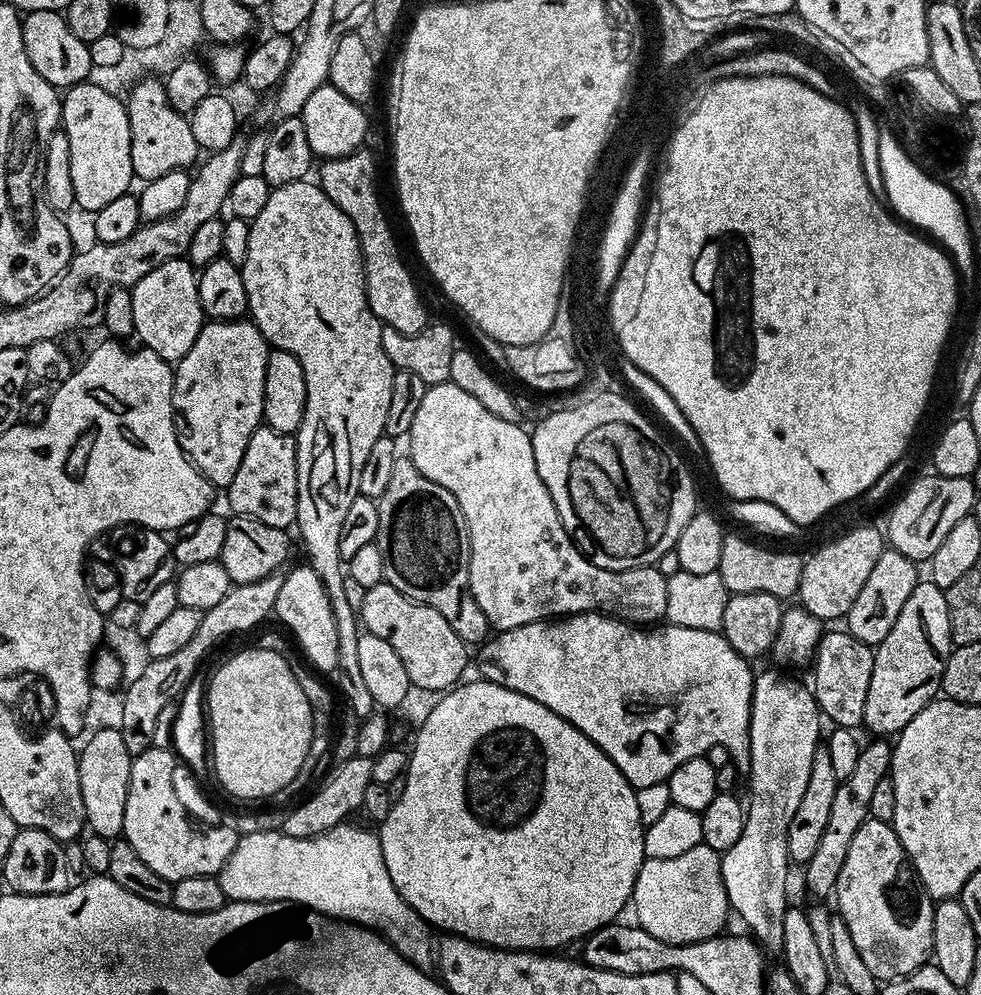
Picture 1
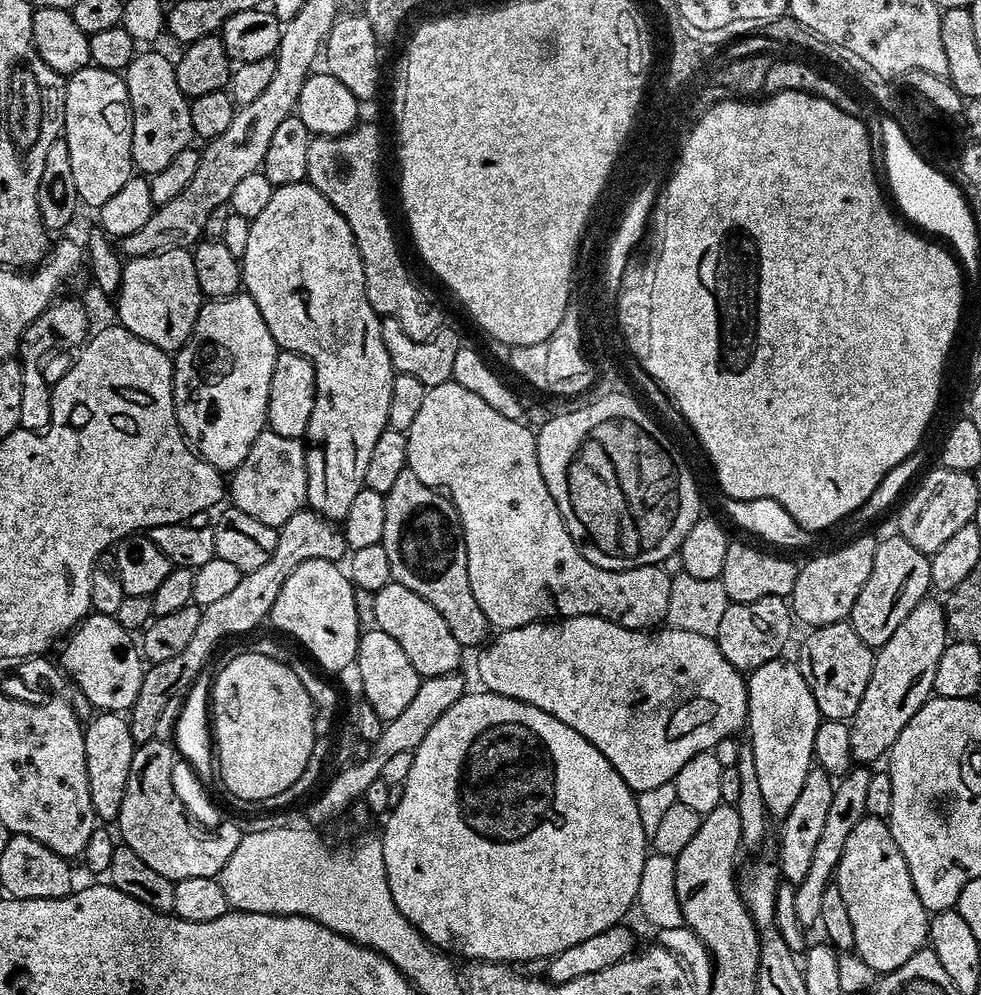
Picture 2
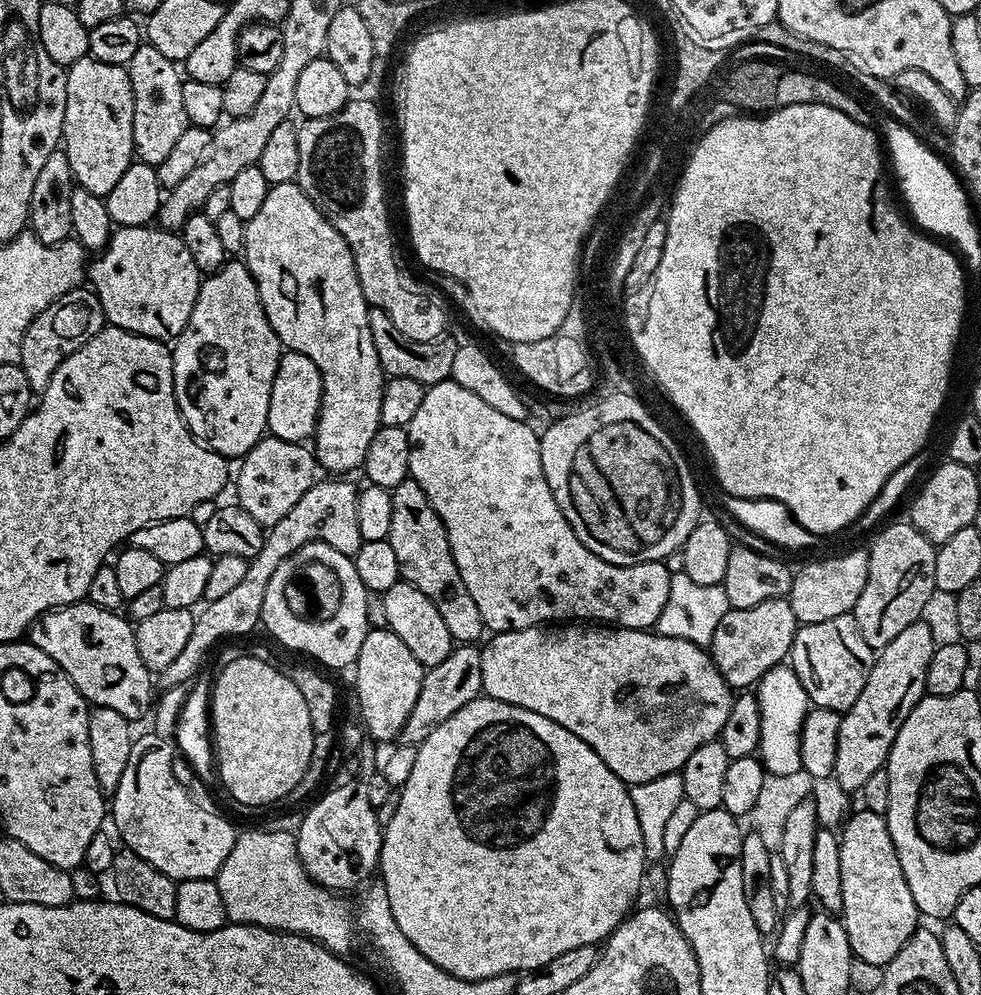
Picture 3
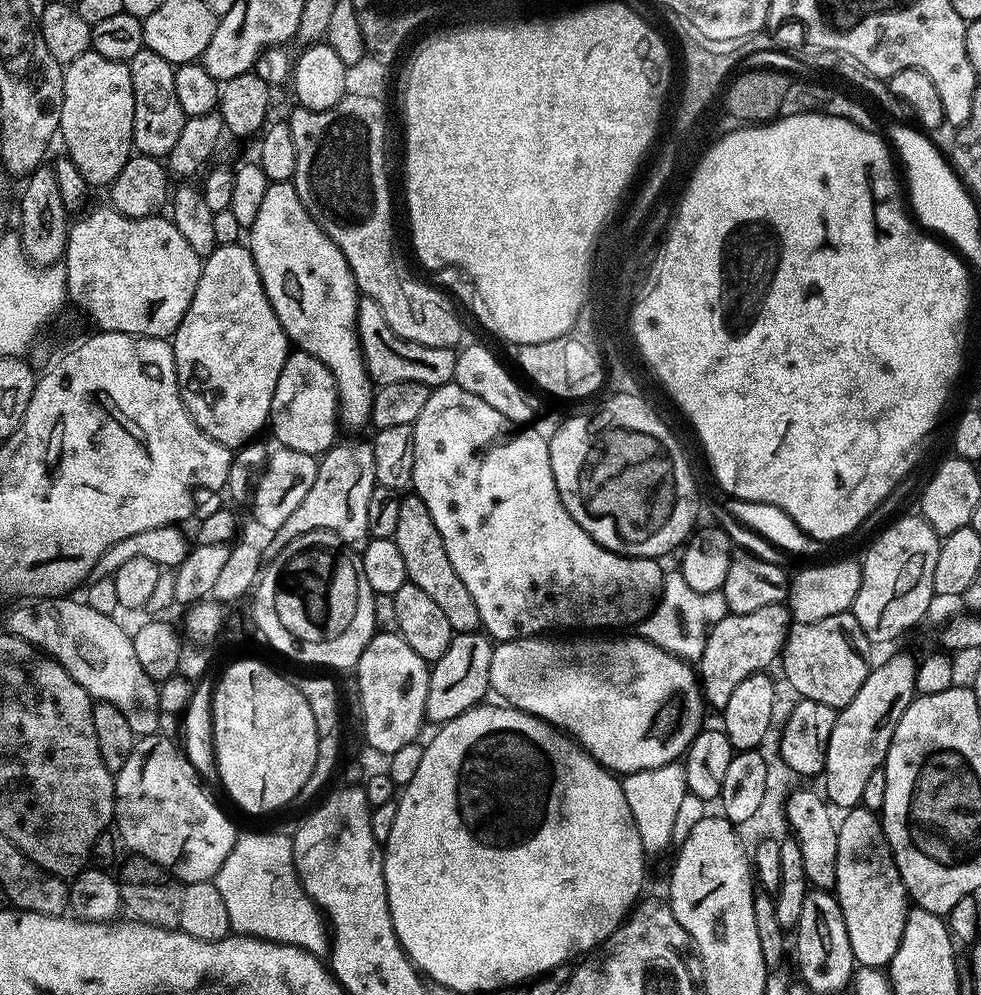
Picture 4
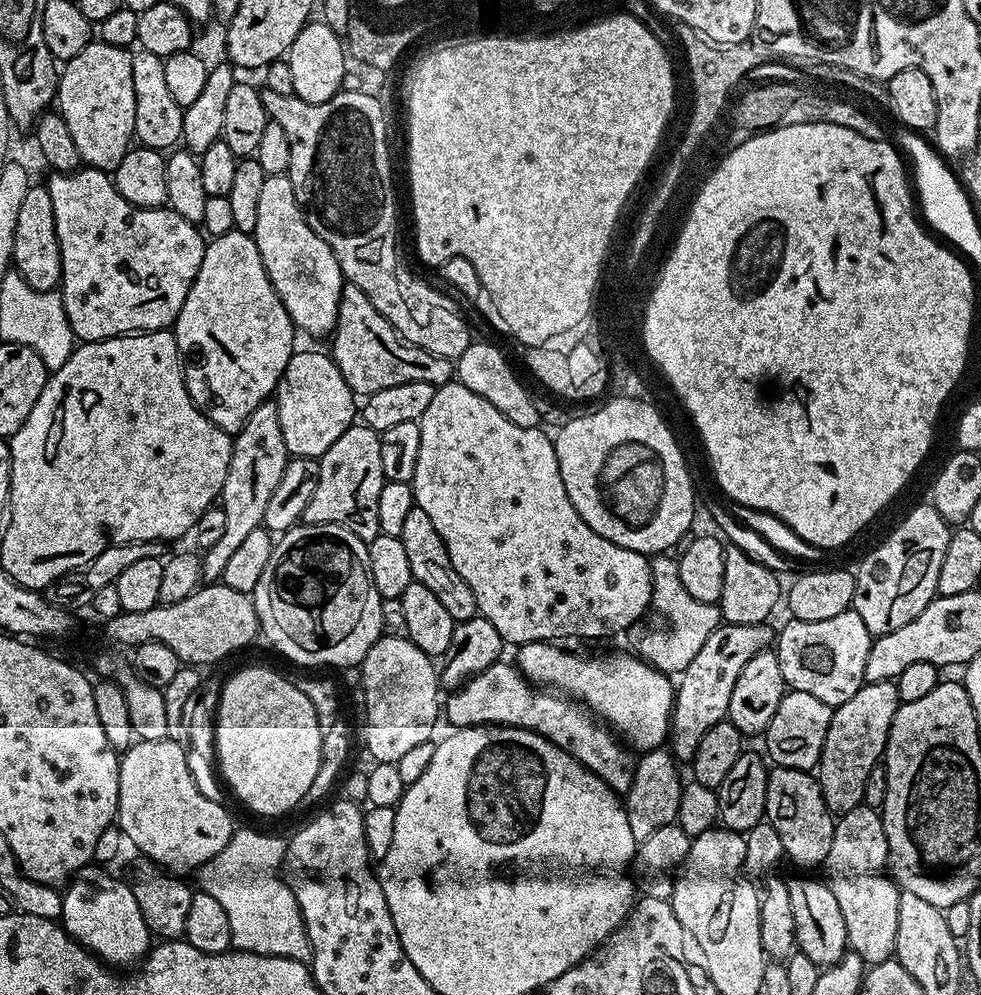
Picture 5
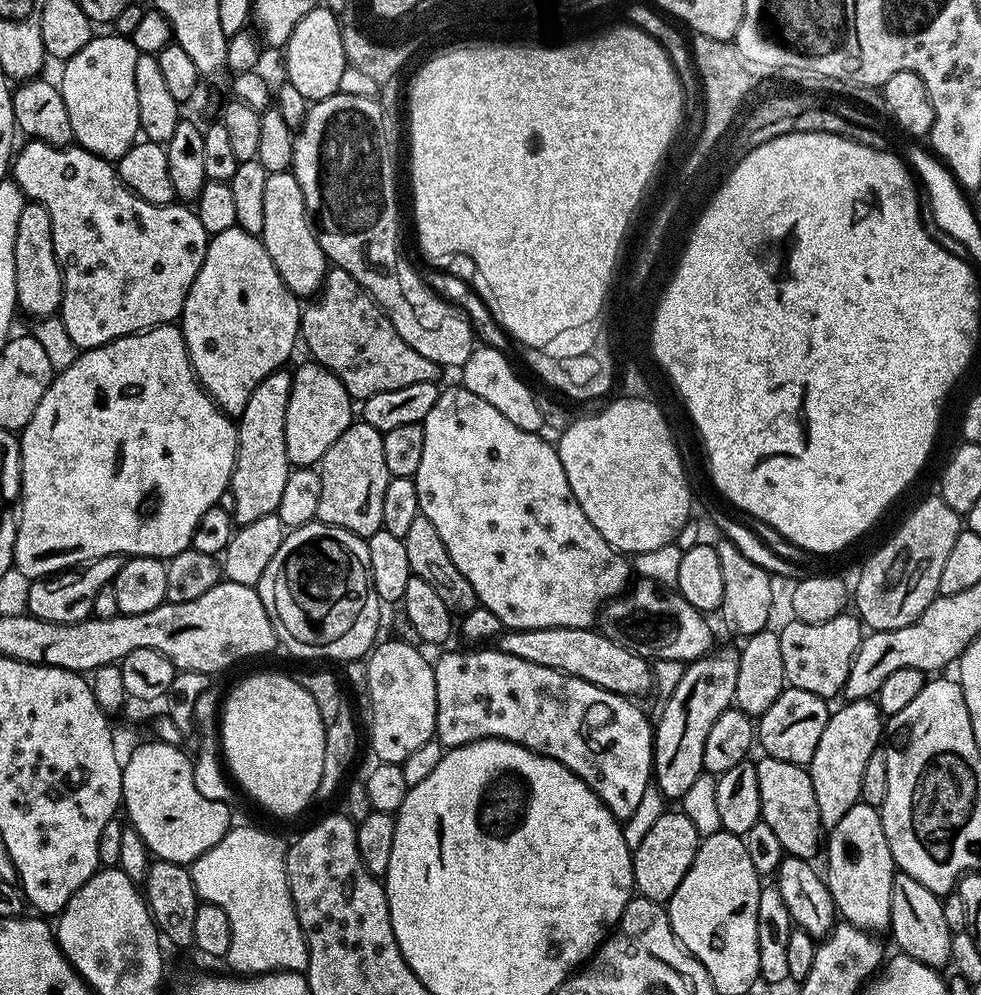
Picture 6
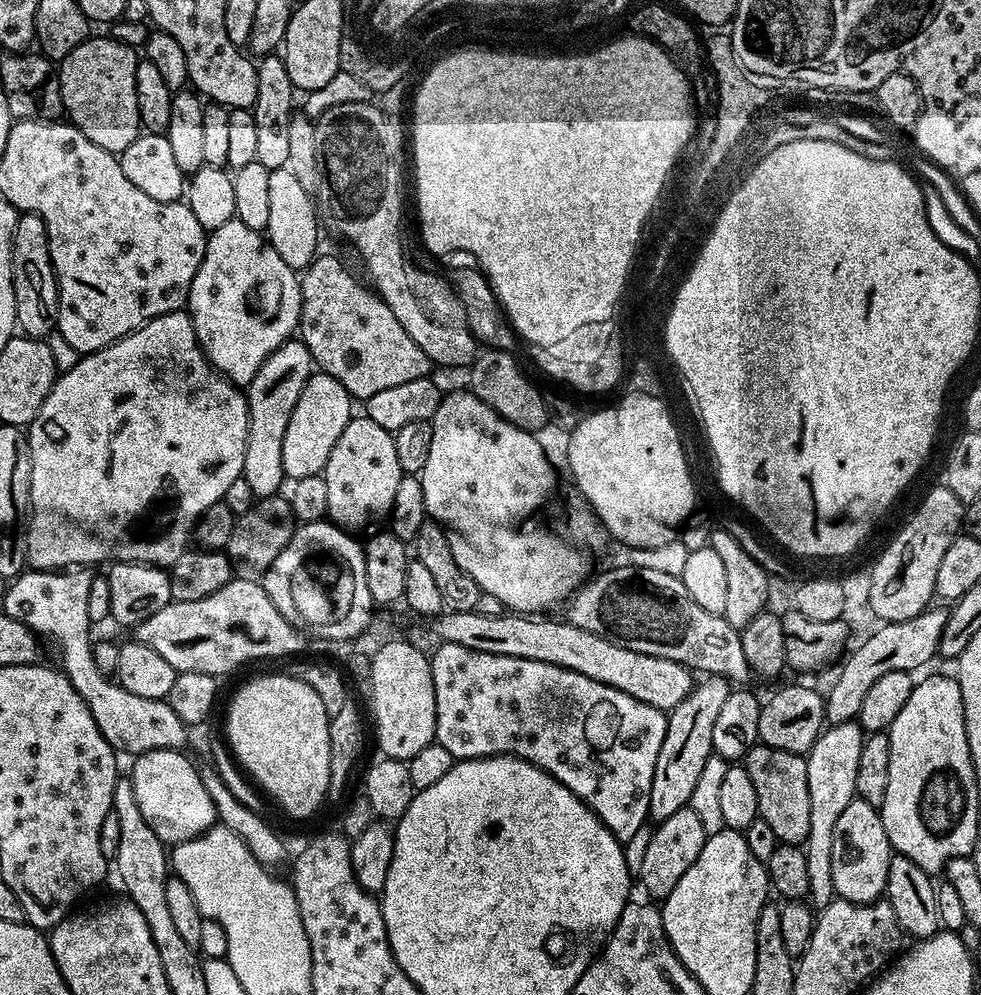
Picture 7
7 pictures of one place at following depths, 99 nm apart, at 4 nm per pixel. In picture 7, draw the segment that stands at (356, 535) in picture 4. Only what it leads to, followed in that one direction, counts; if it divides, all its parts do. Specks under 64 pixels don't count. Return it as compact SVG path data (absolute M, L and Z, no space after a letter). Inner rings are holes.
M356 414L346 430L342 430L338 442L334 442L322 475L330 489L327 519L349 534L361 534L383 525L380 523L391 517L398 482L406 474L398 466L393 433L378 426L367 414Z

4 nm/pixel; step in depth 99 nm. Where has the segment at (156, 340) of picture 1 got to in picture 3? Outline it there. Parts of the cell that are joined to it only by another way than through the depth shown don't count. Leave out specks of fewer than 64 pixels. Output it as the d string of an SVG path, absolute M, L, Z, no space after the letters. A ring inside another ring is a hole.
M159 226L117 227L104 251L93 260L96 261L87 265L86 276L92 291L102 302L104 319L111 327L139 336L149 336L161 342L175 341L182 334L186 322L190 322L190 310L194 310L202 279L198 266L194 266L194 258L190 258L190 250L186 250L183 235Z

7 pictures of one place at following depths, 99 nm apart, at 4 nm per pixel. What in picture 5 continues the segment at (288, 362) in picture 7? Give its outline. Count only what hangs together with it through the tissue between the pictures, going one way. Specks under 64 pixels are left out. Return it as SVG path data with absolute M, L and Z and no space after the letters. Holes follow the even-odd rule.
M275 403L260 404L252 417L235 433L232 442L232 457L226 470L226 482L218 497L226 514L226 531L219 542L214 542L214 546L203 549L200 574L205 581L219 581L234 550L238 550L238 545L252 531L263 525L266 502L270 502L270 494L274 494L289 459L286 442L282 442L282 426L278 422Z

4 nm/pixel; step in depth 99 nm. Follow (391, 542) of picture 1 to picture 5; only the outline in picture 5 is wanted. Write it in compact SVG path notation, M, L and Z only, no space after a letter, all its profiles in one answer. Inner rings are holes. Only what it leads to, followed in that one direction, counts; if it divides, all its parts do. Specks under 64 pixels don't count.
M412 507L410 514L406 517L406 522L402 525L402 534L399 538L402 547L406 549L406 558L410 562L413 581L426 586L426 590L431 590L438 598L438 602L442 602L442 606L446 606L452 620L459 622L474 618L478 614L474 590L470 590L470 586L466 586L466 582L458 574L458 570L454 570L454 562L450 562L450 554L438 534L438 530L434 530L434 522L430 522L426 510Z

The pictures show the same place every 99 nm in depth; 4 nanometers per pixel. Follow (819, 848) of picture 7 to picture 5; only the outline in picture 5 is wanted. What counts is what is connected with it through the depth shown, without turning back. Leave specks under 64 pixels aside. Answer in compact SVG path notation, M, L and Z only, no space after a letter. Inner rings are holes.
M879 680L873 684L866 682L858 694L850 698L850 702L842 702L842 706L834 709L818 765L820 789L826 806L833 814L843 814L861 807L866 778L870 778L870 770L881 763L884 749L888 747L890 726L901 703L895 683Z

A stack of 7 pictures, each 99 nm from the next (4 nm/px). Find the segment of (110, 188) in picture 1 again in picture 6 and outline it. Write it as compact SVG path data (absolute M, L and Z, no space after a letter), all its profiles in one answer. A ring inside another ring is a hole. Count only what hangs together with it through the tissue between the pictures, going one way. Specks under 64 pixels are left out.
M97 35L62 64L64 73L58 79L58 87L62 102L66 102L66 114L70 114L73 141L104 160L119 162L141 135L138 90L134 90L137 55L129 37Z

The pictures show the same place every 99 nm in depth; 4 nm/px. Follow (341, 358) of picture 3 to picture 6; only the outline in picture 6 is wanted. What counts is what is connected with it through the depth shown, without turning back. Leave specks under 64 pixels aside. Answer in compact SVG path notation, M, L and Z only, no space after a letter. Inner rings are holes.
M290 170L269 172L263 204L266 213L262 233L264 248L270 254L282 282L286 282L286 286L298 298L315 297L321 291L330 261L324 255L316 237L316 229L308 218L308 211L302 198L302 186L298 186L296 175Z

